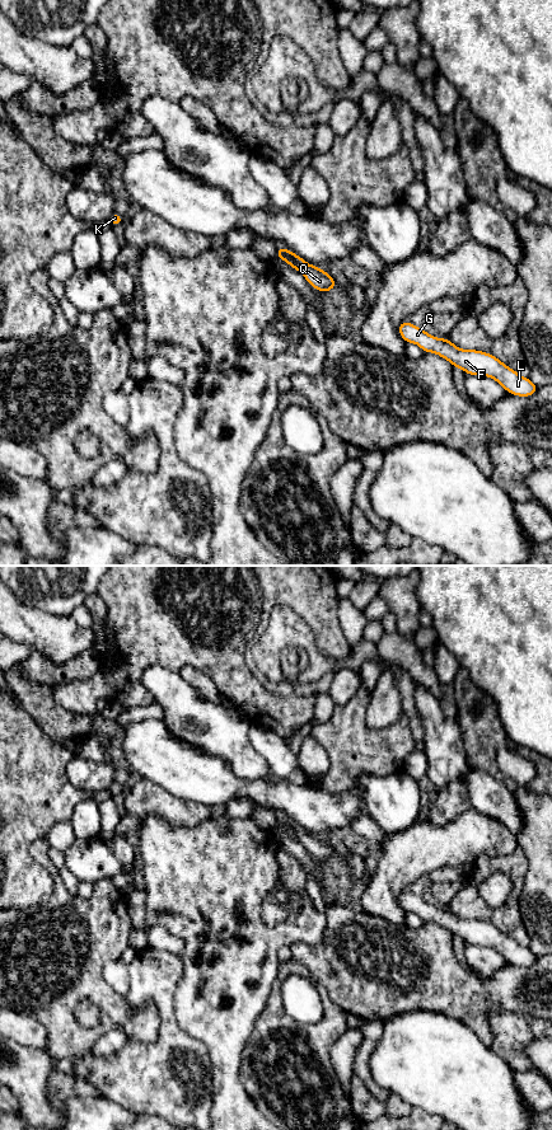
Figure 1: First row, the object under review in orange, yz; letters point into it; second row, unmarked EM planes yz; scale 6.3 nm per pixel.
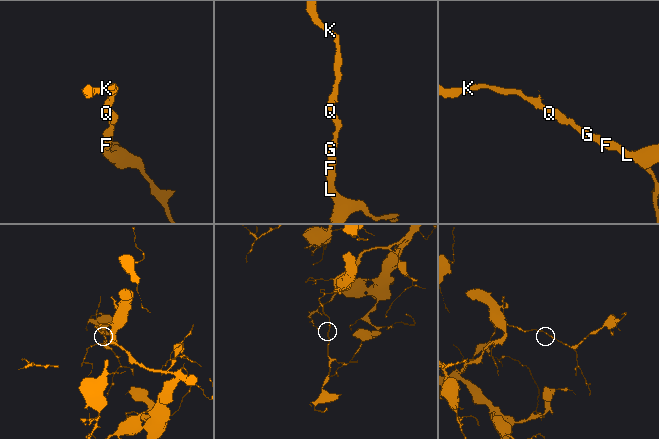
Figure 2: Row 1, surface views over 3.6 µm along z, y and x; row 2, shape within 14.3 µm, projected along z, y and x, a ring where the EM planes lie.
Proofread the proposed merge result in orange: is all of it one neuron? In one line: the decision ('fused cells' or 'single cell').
single cell

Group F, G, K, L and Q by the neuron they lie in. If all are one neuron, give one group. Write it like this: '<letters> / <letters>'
F G K L Q

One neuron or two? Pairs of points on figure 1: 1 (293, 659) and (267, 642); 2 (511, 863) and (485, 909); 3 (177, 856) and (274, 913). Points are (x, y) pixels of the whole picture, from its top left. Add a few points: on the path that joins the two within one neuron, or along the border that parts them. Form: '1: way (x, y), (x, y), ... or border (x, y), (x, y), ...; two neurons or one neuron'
1: border (289, 647), (295, 648); two neurons
2: way (495, 864), (491, 864), (473, 882), (473, 892); one neuron
3: border (279, 881), (288, 899), (265, 899), (270, 927); two neurons

